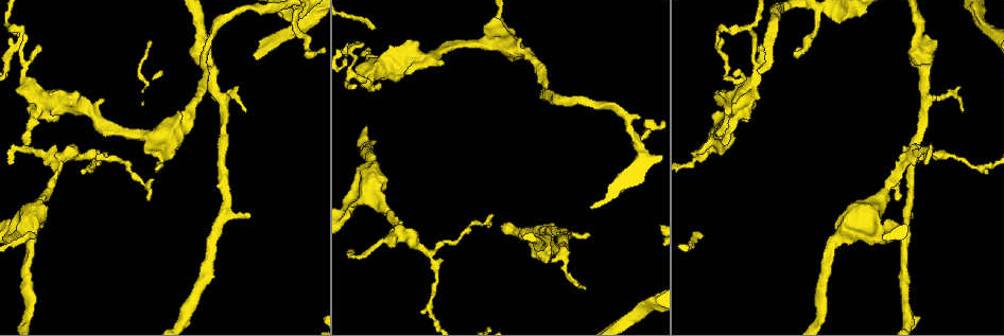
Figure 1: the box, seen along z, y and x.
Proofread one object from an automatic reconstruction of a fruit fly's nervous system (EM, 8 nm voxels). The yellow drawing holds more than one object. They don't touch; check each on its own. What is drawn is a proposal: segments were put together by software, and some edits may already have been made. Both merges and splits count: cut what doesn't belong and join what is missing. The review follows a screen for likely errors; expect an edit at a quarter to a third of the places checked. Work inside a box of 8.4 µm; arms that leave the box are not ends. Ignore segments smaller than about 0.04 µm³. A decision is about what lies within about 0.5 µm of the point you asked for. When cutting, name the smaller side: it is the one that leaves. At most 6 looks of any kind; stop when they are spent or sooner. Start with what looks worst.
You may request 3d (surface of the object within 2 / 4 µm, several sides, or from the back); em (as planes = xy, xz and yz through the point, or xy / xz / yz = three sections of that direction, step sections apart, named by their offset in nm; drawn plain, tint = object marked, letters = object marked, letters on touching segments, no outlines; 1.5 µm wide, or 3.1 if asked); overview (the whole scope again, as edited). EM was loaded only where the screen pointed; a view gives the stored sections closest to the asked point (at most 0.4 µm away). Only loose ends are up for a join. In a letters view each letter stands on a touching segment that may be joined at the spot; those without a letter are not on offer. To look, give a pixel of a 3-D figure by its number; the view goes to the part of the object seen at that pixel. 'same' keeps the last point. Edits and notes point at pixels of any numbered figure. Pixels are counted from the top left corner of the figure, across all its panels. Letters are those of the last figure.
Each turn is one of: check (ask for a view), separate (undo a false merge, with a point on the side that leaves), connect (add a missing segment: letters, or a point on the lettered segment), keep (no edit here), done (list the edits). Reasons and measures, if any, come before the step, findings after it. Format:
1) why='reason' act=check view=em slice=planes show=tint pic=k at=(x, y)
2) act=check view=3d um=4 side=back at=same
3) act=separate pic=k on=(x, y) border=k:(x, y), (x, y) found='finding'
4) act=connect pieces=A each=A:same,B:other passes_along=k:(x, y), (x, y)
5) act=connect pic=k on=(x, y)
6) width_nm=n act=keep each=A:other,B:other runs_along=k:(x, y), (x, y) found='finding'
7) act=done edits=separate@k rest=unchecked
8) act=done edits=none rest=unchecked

why='thin end' act=check view=em slice=planes show=letters pic=1 at=(926, 162)

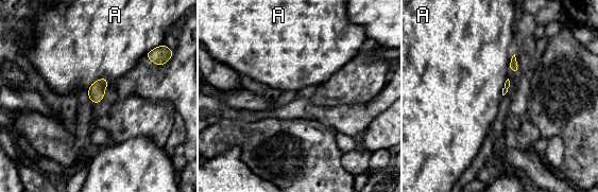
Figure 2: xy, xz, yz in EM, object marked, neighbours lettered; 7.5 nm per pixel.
longest_contact=A:200nm act=keep each=A:other found='no lettered segment goes on from it'

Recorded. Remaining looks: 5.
why='an open end' act=check view=3d um=4 pic=1 at=(589, 235)

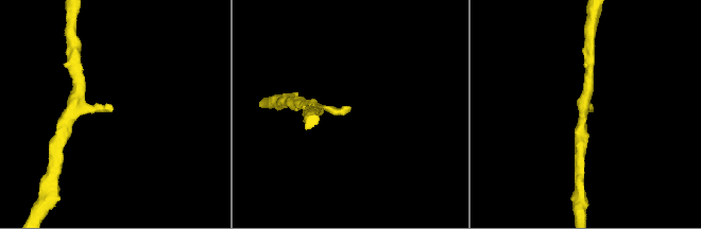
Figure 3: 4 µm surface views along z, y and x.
why='now the EM' act=check view=em slice=planes show=letters pic=3 at=(350, 107)

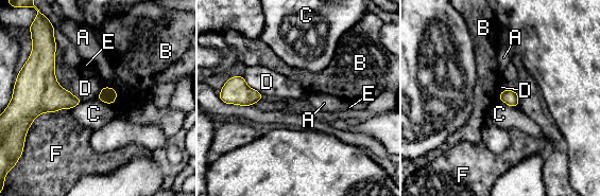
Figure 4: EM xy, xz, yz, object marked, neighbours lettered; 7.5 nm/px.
longest_contact=D:240nm act=keep each=A:other,B:other,C:other,D:other,E:other,F:other found='none of them fits'

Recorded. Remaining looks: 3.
why='tapers out' act=check view=em slice=planes show=letters pic=1 at=(22, 38)

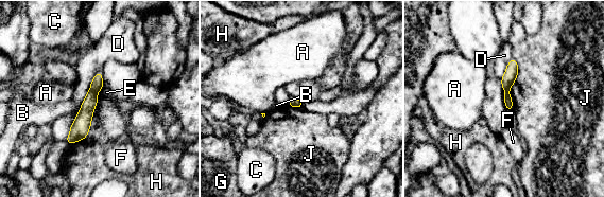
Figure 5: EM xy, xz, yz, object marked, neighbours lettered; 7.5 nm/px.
act=separate pic=5 on=(83, 120) each=A:other,B:other,C:other,D:other,E:other,F:other,G:other,H:other,J:other border=5:(90, 88), (95, 91) found='a second cell is stuck on'

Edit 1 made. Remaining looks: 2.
act=done edits=separate@5 rest=unchecked

